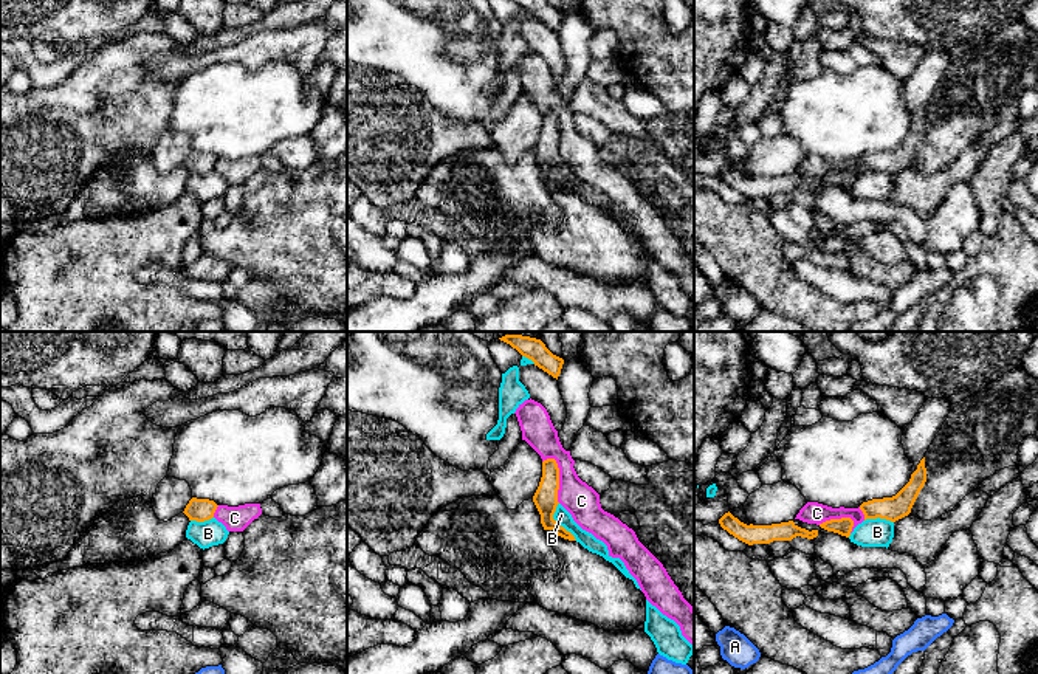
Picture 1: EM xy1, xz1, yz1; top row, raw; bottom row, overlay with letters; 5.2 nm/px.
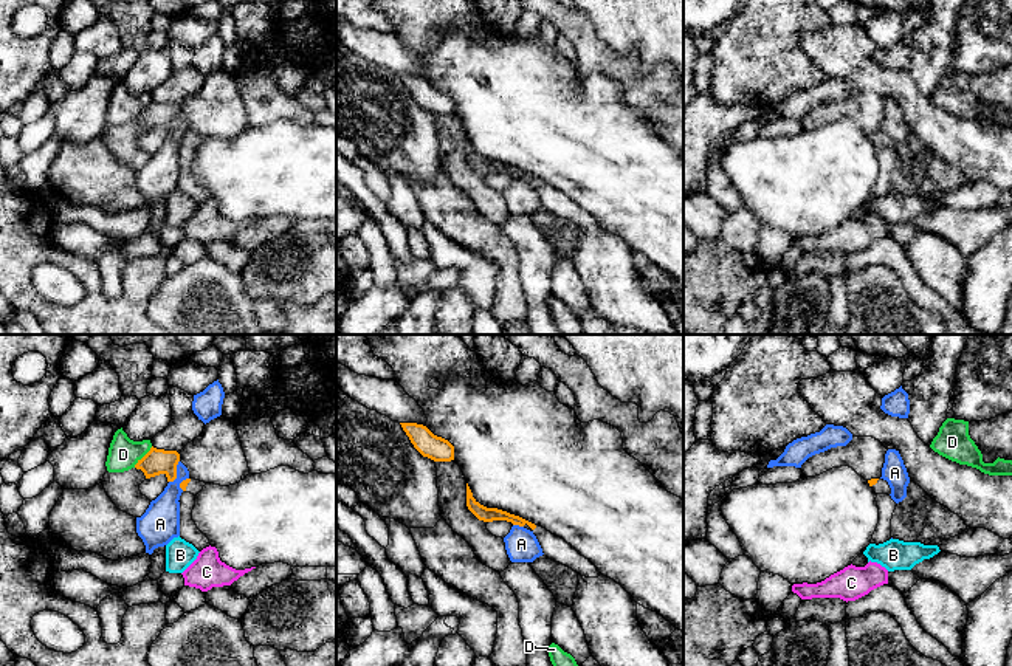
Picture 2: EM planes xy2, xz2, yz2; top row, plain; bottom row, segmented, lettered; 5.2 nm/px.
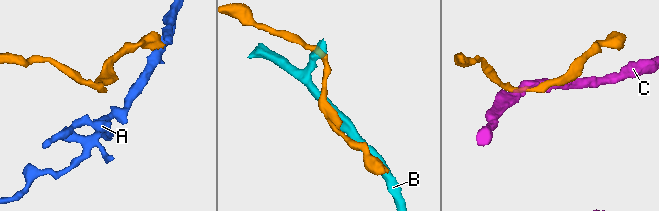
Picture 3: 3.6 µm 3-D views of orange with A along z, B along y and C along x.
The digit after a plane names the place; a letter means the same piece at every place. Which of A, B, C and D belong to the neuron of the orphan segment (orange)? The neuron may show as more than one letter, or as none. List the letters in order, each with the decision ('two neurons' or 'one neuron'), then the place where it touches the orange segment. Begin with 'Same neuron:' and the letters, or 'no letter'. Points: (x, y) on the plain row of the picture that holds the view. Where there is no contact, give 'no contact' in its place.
Same neuron: no letter
A: two neurons | xy2 (175, 126)
B: two neurons | xz1 (558, 177)
C: two neurons | xz1 (558, 130)
D: two neurons | xy2 (143, 110)

